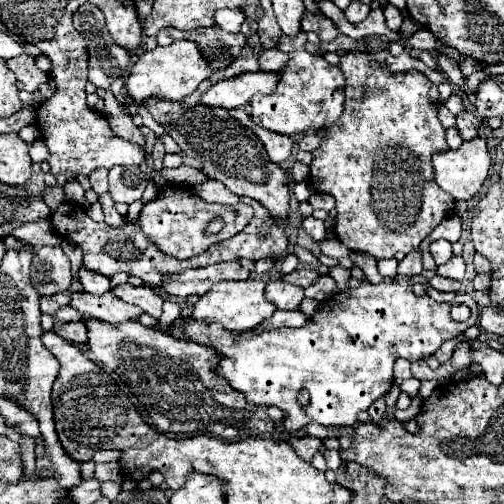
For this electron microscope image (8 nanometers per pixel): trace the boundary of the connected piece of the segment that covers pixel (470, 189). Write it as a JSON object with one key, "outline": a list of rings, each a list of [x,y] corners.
{"outline":[[[483,138],[461,144],[459,150],[433,154],[435,182],[455,200],[471,200],[485,184],[489,172],[489,152]]]}

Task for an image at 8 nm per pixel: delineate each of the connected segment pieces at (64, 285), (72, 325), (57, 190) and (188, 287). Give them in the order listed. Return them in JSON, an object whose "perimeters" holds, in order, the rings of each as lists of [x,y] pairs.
{"perimeters":[[[[43,246],[37,250],[31,266],[31,282],[41,294],[65,292],[71,286],[71,262],[61,246]]],[[[69,322],[69,324],[61,324],[57,328],[53,328],[55,334],[59,334],[61,338],[65,338],[71,344],[85,344],[87,342],[87,328],[83,322]]],[[[57,184],[55,188],[45,188],[43,192],[43,202],[49,206],[49,210],[53,212],[57,206],[61,206],[65,202],[65,194],[63,194],[63,188]]],[[[233,260],[233,262],[217,262],[197,270],[185,270],[181,274],[167,274],[163,276],[161,286],[151,288],[163,288],[163,292],[169,296],[187,298],[191,294],[203,296],[205,292],[209,292],[213,284],[221,280],[247,280],[249,276],[251,276],[249,270],[245,270],[237,260]]]]}

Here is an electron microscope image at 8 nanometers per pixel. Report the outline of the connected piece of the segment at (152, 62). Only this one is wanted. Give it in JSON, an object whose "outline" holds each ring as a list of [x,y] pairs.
{"outline":[[[177,40],[169,46],[157,46],[155,50],[147,50],[143,52],[131,66],[129,70],[129,78],[127,78],[127,94],[143,104],[149,98],[161,98],[161,100],[173,100],[173,102],[181,102],[187,96],[191,96],[197,86],[211,76],[211,70],[207,68],[201,52],[197,50],[195,44],[187,42],[187,40]]]}

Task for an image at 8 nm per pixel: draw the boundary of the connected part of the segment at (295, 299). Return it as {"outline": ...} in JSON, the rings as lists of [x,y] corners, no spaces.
{"outline":[[[273,280],[265,288],[265,296],[281,310],[297,310],[303,300],[303,288],[291,282]]]}

